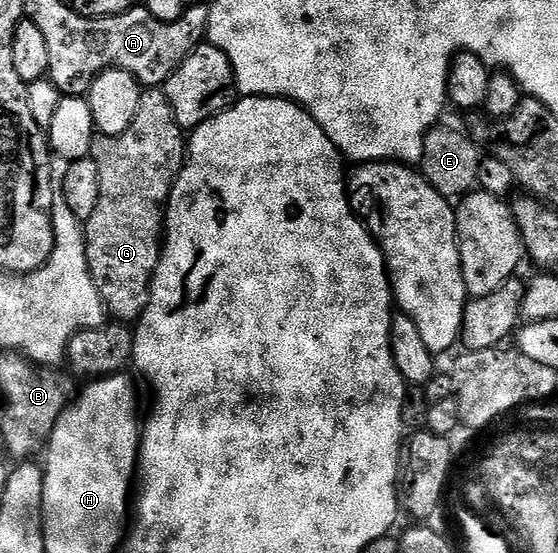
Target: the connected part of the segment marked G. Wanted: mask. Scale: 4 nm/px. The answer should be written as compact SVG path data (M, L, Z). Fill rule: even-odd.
M148 87L143 90L138 103L138 115L134 115L134 123L122 131L117 137L97 135L92 140L92 161L98 163L98 183L102 183L102 191L98 195L98 207L94 207L94 215L84 222L84 238L86 239L86 263L90 267L90 275L94 279L94 287L98 287L98 295L102 299L107 316L120 323L135 323L144 314L148 306L148 290L152 287L152 276L160 262L162 234L164 232L164 211L168 204L168 196L176 176L184 165L186 152L186 133L174 119L174 111L166 99L163 88Z

